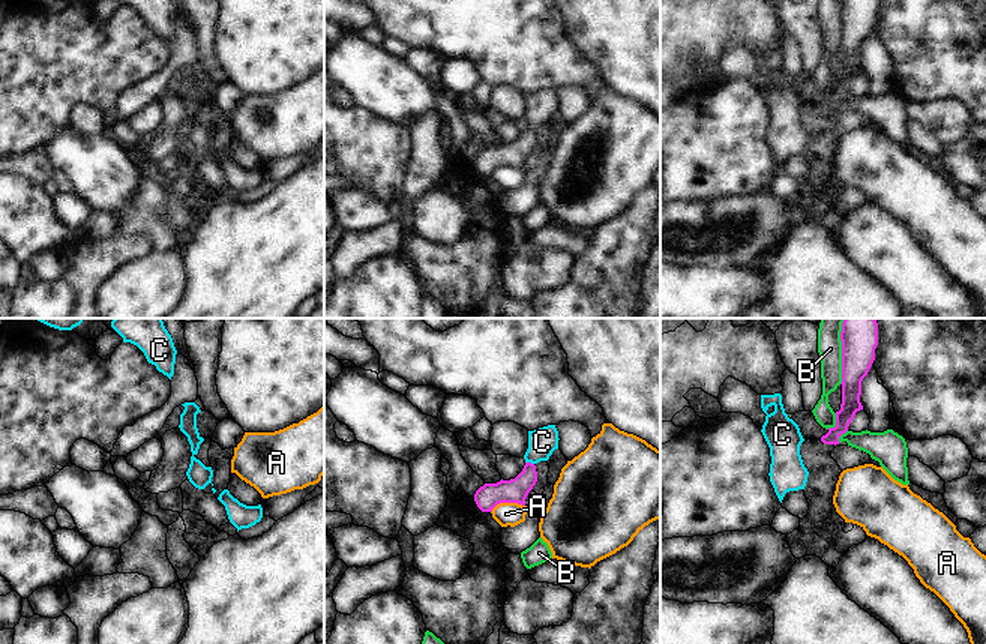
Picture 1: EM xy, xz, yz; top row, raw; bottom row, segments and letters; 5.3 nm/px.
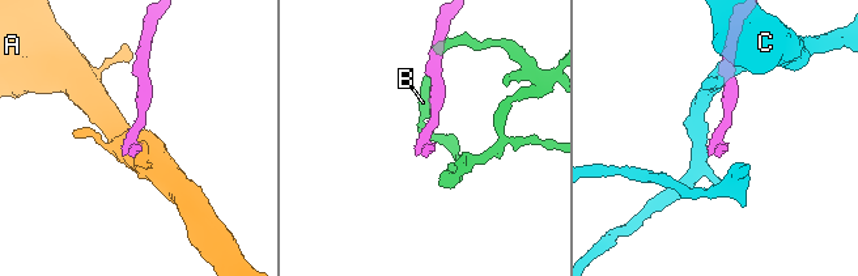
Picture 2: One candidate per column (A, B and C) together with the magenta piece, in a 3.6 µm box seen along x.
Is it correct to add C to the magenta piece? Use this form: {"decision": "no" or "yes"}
{"decision": "yes"}

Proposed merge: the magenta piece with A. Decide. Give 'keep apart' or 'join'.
keep apart

